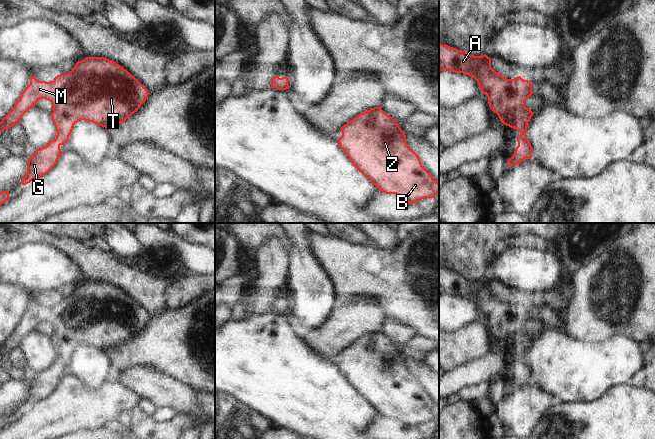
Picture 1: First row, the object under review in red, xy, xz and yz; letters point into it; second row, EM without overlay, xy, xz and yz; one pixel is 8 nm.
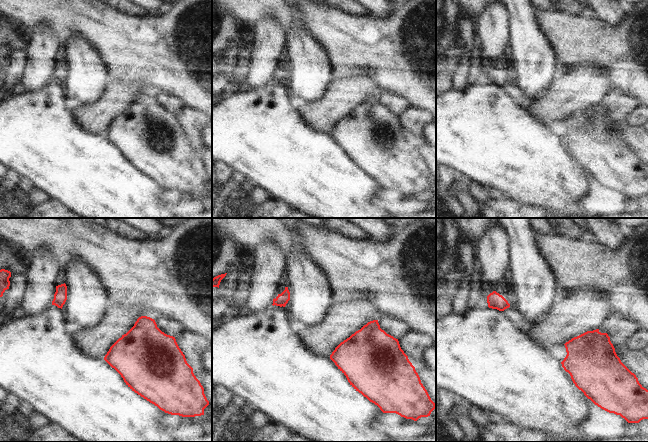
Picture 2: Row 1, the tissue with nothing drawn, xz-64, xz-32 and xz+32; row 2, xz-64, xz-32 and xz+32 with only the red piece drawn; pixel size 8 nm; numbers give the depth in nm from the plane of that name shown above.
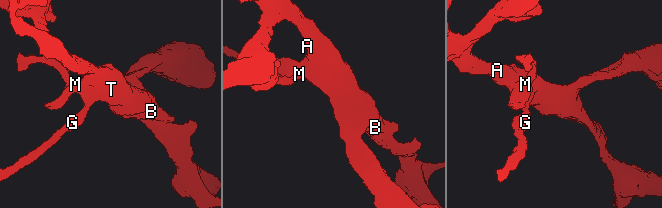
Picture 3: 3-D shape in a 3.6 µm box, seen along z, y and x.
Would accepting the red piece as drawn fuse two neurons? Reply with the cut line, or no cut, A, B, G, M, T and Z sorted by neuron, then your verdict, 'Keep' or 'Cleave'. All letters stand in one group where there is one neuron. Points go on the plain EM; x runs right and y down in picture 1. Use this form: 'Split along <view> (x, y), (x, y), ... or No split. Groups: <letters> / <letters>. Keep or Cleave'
No split. Groups: A B G M T Z. Keep.

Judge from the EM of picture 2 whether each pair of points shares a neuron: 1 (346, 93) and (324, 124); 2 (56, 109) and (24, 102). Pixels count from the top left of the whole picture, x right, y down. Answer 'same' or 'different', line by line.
1: same
2: same

